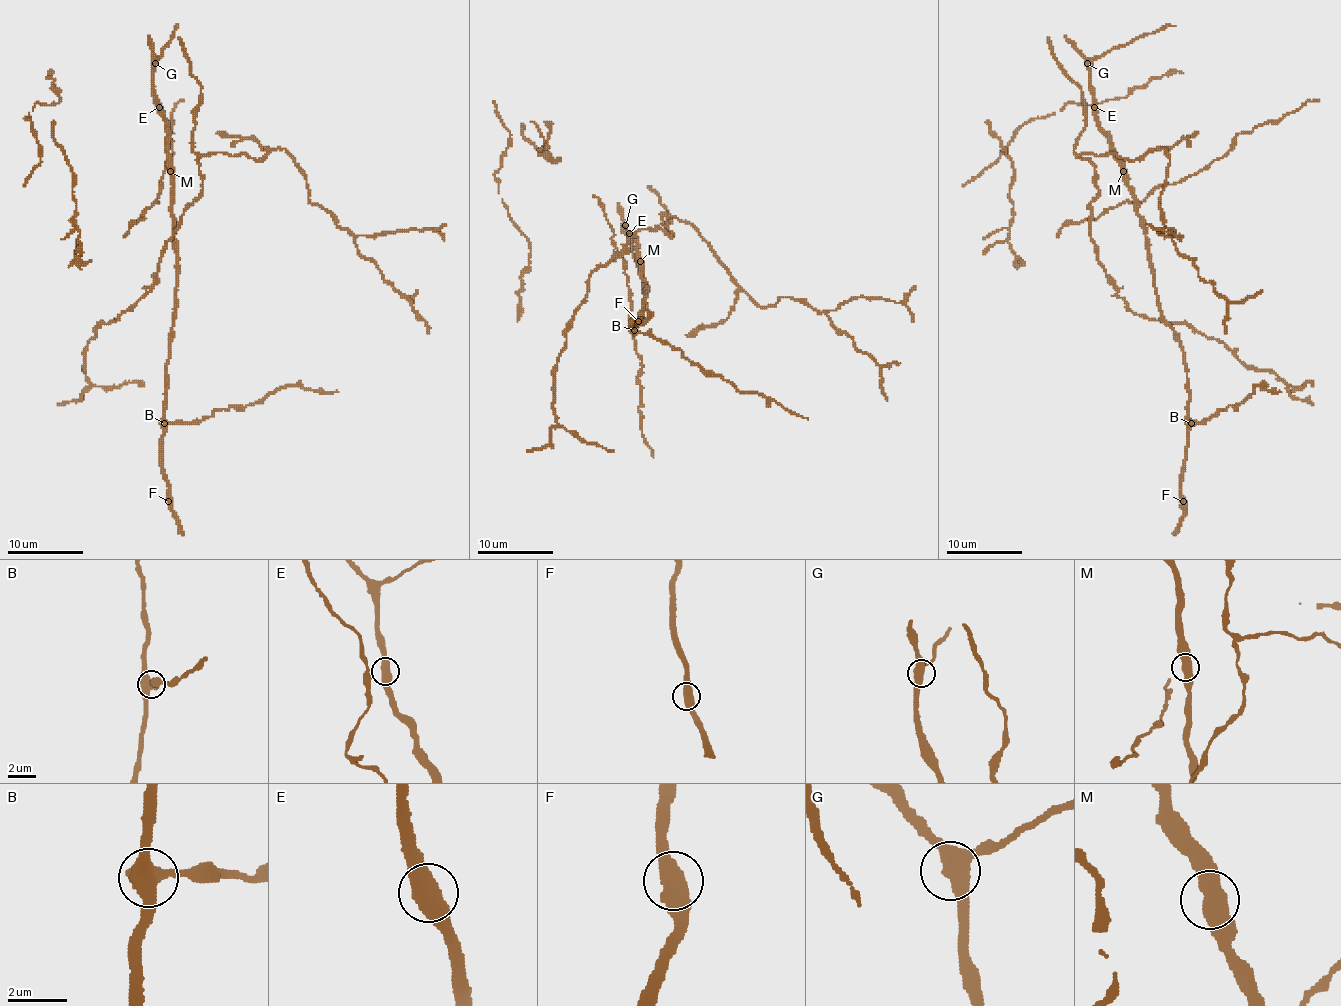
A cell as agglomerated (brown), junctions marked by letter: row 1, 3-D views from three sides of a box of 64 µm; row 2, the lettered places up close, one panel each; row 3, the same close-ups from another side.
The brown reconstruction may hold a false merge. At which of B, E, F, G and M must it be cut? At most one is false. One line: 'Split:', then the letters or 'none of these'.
Split: B

